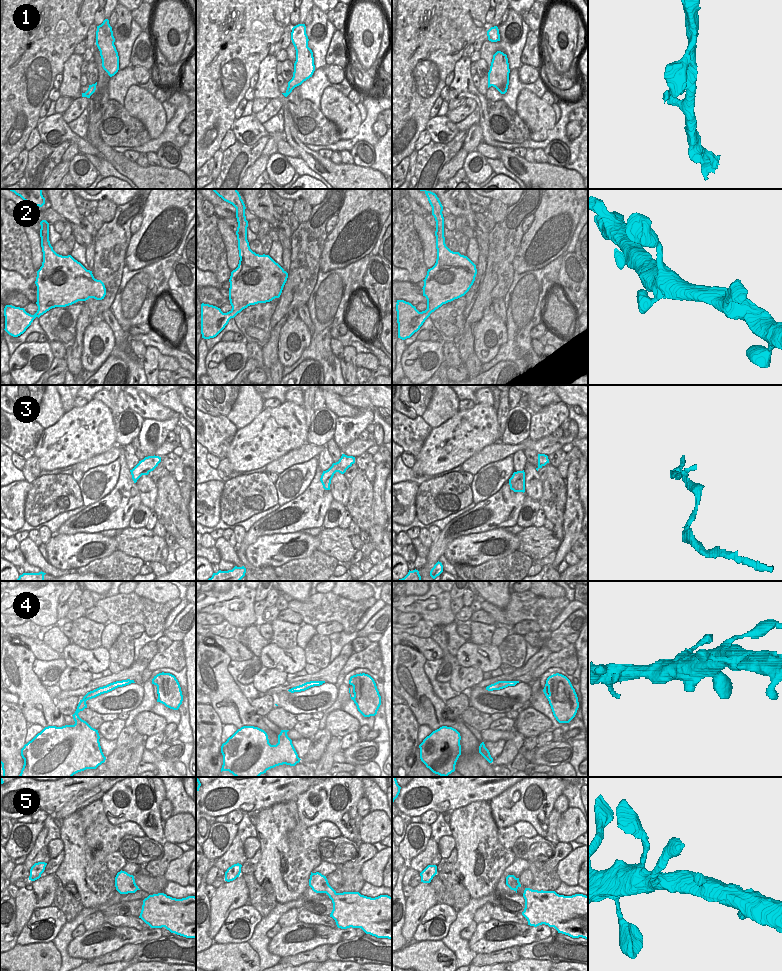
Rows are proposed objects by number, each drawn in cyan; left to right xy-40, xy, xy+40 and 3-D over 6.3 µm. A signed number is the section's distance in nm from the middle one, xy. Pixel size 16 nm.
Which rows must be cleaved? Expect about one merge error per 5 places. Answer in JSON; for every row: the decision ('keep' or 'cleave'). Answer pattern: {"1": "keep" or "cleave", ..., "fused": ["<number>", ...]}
{"1": "keep", "2": "keep", "3": "keep", "4": "keep", "5": "keep", "fused": []}

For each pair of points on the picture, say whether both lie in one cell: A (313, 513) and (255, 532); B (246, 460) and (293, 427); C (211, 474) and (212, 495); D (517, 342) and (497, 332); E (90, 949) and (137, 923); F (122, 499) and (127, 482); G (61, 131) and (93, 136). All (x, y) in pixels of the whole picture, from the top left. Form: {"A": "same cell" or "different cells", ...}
{"A": "same cell", "B": "same cell", "C": "different cells", "D": "different cells", "E": "different cells", "F": "same cell", "G": "different cells"}

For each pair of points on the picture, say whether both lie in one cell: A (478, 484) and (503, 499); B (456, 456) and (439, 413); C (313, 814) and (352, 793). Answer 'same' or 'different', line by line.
A: different
B: different
C: same

